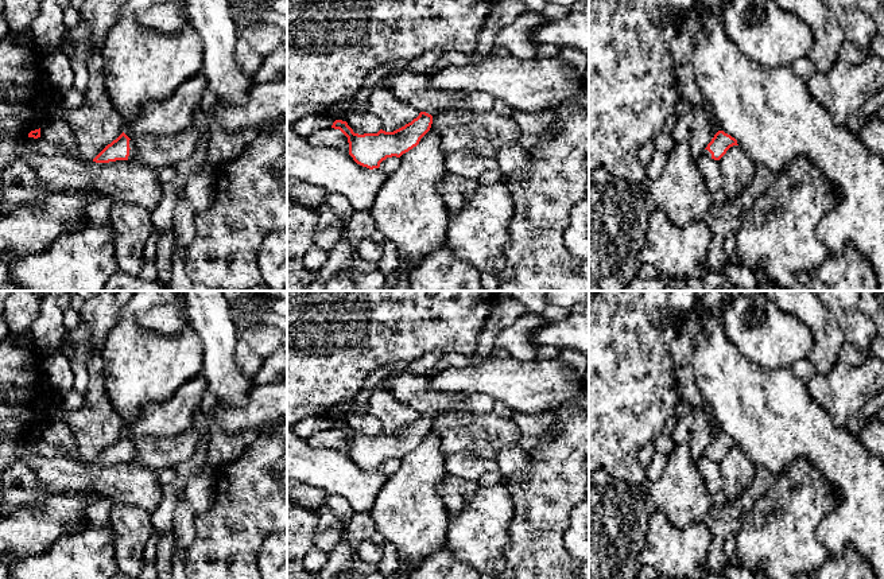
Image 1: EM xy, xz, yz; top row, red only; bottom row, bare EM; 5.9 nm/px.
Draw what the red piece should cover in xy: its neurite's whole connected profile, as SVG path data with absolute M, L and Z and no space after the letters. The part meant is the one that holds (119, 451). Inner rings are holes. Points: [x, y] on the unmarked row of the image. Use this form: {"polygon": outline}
{"polygon": "M124 434L108 446L94 461L96 465L109 465L116 462L128 462L135 459L136 447Z"}

